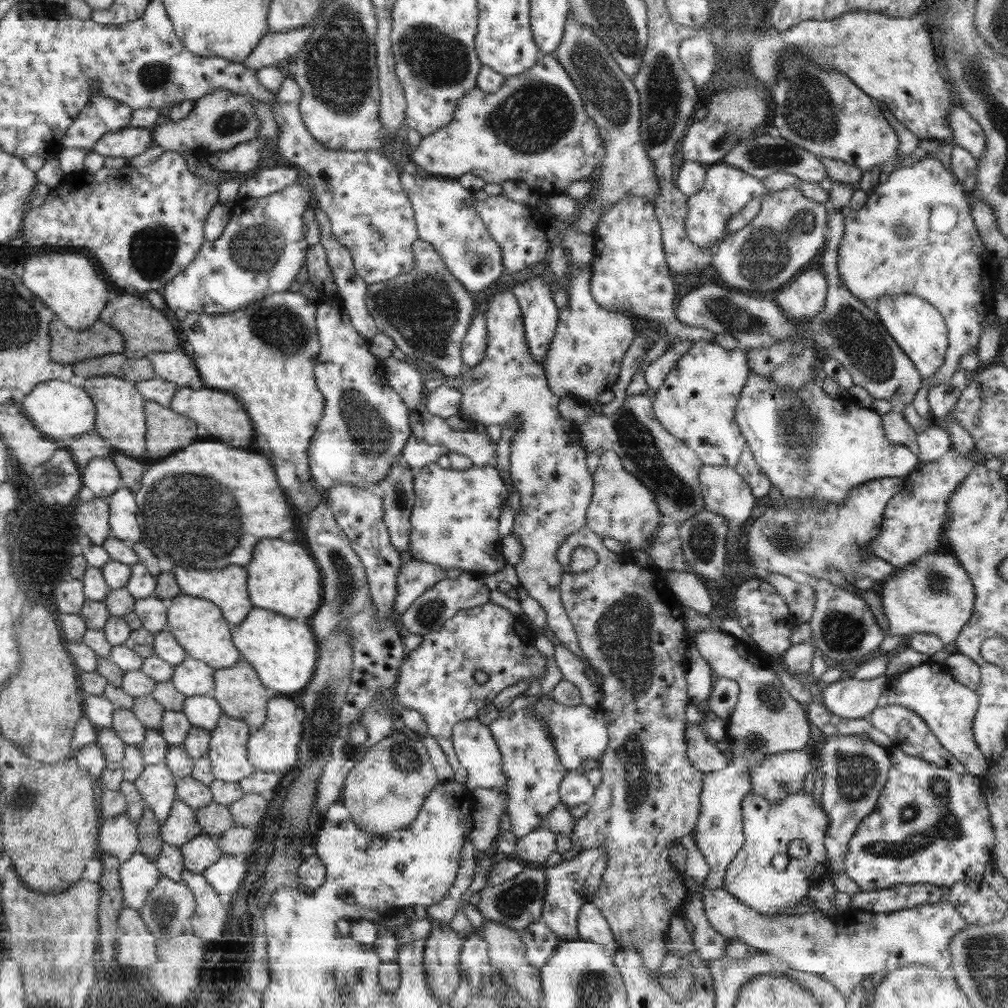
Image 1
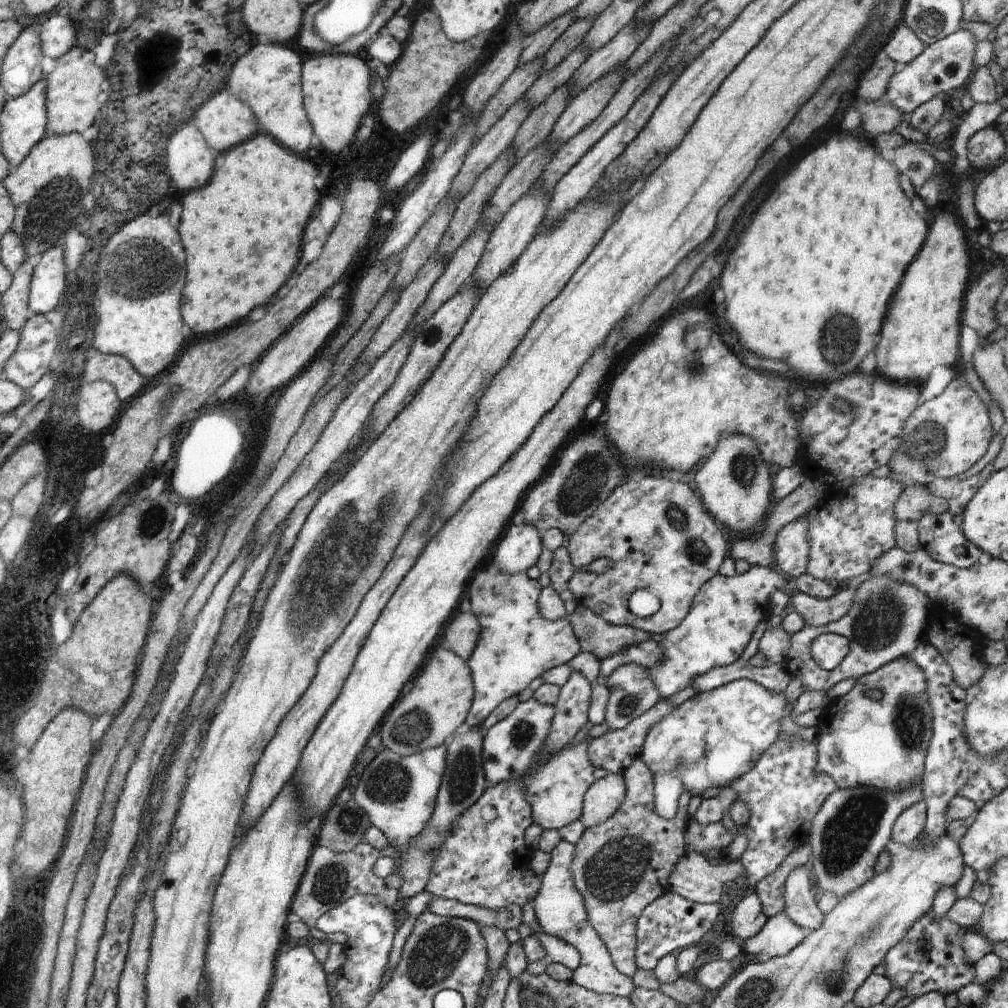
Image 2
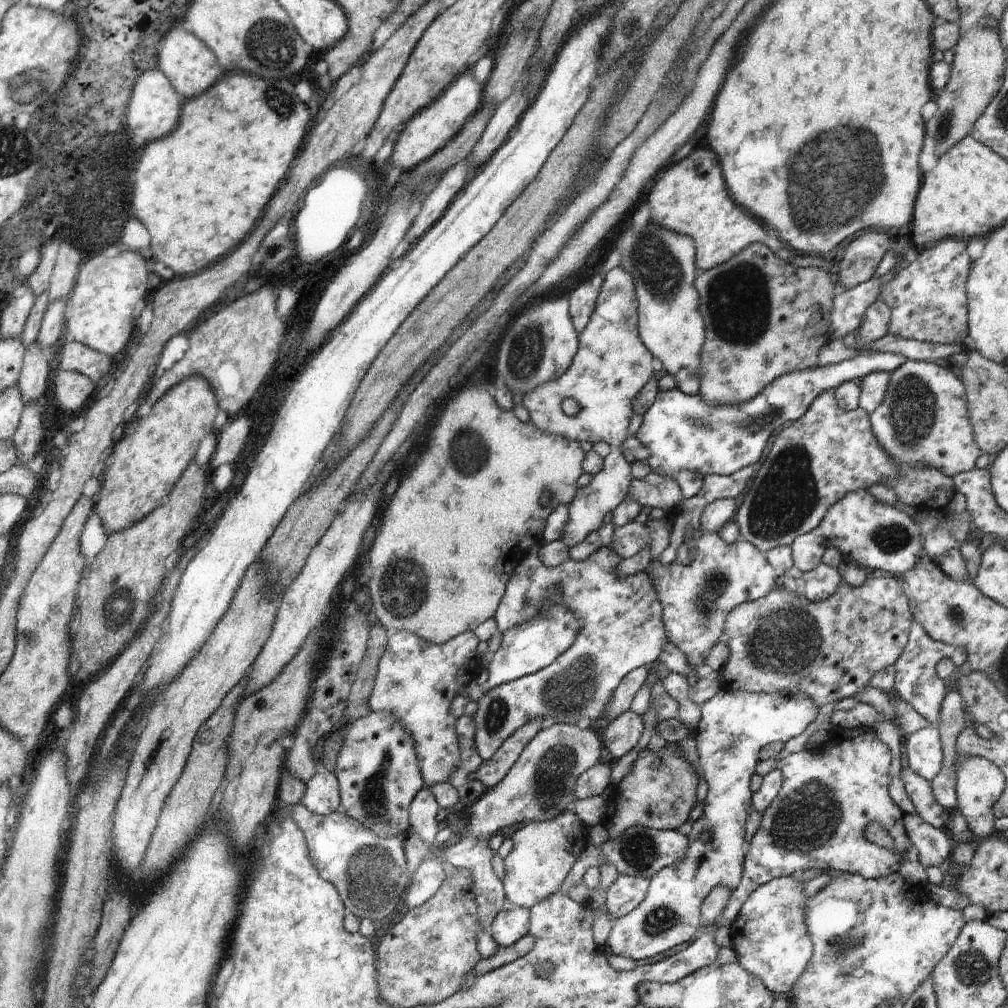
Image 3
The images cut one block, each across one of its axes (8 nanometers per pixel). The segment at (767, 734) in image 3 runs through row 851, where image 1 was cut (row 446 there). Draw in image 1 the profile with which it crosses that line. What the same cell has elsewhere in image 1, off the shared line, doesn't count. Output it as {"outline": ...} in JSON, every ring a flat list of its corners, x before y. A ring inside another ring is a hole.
{"outline":[[696,341,682,358,676,360,676,366,672,369,665,377,662,388,653,398,656,419,666,427,666,431,686,443,703,465,734,468,746,445,746,439,742,436,735,419,735,406,750,372,746,352,741,348,727,349,713,341]]}

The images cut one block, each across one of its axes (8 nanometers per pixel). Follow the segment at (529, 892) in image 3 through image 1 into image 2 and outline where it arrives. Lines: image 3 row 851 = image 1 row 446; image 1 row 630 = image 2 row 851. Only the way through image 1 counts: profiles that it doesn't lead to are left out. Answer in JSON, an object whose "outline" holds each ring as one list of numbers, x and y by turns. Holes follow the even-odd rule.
{"outline":[[562,839,550,852,547,871,541,876,542,884,533,900,536,920,542,931,561,938,580,953,581,965,573,972,571,980,585,989,614,996,628,997,634,990,632,979,618,972,610,951,590,924,583,896,576,890,571,873,575,845]]}

